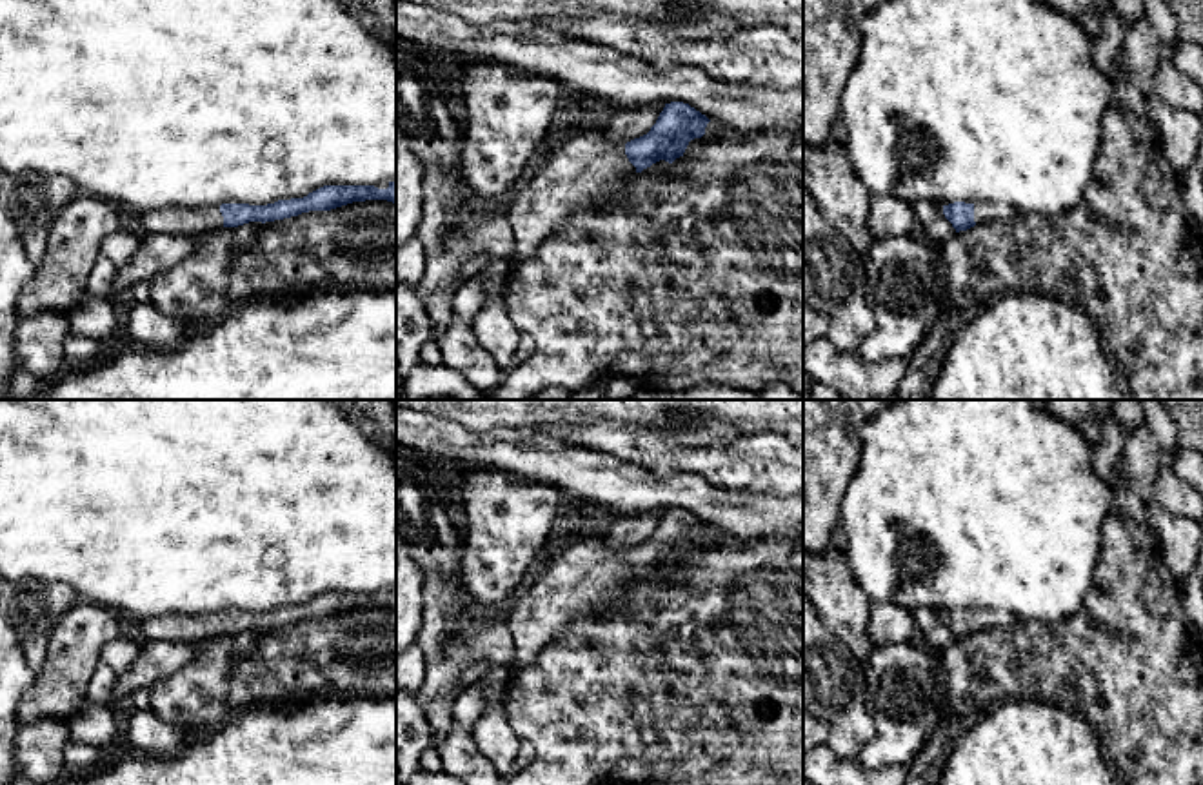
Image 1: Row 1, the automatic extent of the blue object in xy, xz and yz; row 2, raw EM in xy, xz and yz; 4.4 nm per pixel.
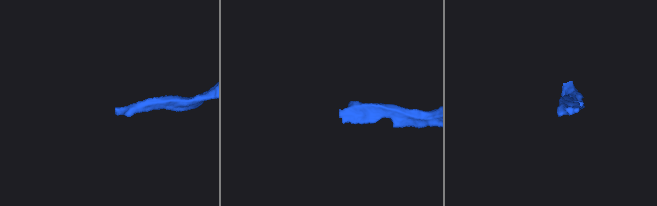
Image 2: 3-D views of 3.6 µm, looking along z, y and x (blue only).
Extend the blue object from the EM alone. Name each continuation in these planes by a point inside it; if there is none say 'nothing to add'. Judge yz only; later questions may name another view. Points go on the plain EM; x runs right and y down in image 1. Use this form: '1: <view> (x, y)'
1: yz (984, 620)

